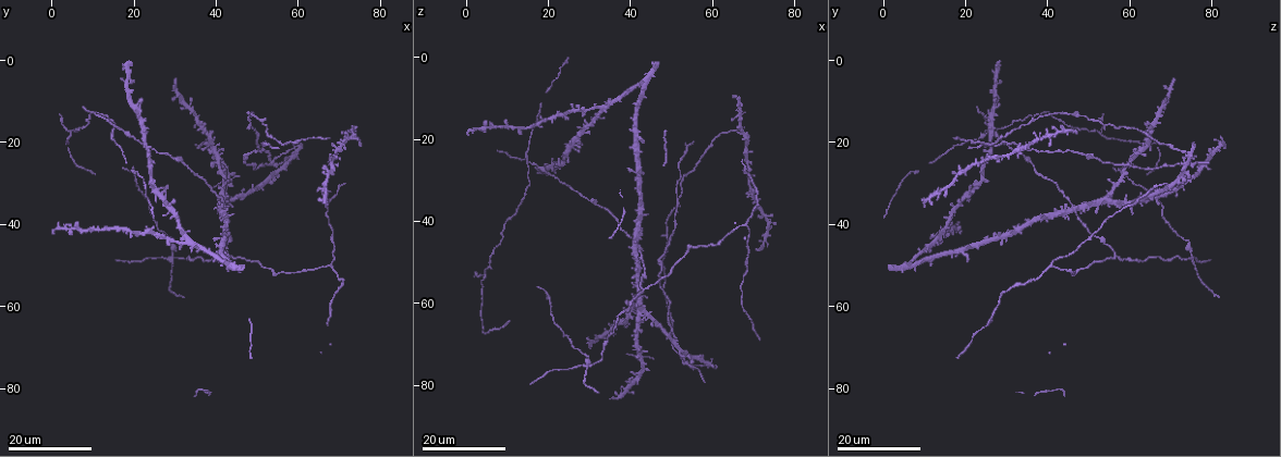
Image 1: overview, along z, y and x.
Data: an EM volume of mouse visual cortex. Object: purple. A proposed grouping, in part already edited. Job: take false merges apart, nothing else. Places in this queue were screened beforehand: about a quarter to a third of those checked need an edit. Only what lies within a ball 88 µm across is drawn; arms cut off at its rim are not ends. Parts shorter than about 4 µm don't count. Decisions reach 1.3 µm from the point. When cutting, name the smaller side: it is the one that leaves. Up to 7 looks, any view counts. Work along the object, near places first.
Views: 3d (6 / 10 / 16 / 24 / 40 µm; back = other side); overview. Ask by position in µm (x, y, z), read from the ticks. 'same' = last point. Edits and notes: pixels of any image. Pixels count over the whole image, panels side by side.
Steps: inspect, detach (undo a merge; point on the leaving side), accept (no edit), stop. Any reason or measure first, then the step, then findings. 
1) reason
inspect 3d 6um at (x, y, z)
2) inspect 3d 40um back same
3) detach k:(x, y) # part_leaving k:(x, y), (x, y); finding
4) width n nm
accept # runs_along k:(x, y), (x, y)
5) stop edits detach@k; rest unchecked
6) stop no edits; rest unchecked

four-way junction
inspect 3d 16um at (67.0, 27.5, 19.0)

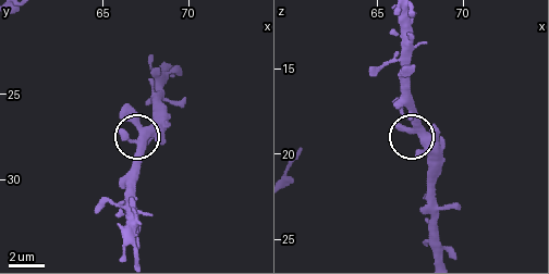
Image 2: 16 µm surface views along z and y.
inspect 3d 6um at (67.5, 27.7, 18.4)

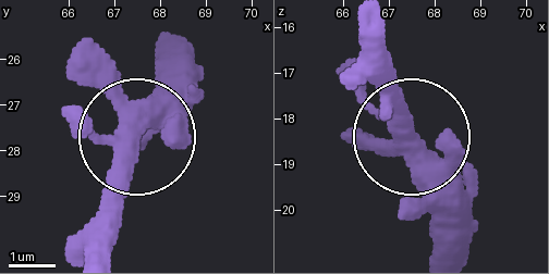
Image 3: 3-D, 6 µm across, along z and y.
arms 4
accept # one neuron here

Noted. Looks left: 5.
branch point
inspect 3d 24um at (68.5, 49.5, 41.0)

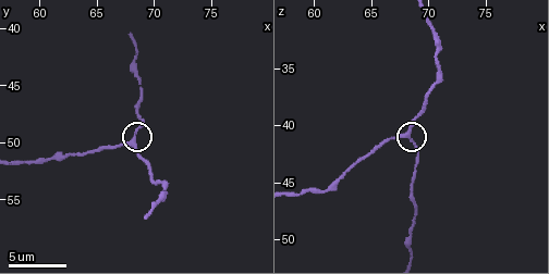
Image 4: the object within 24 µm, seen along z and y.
inspect 3d 10um at (68.2, 49.8, 41.0)

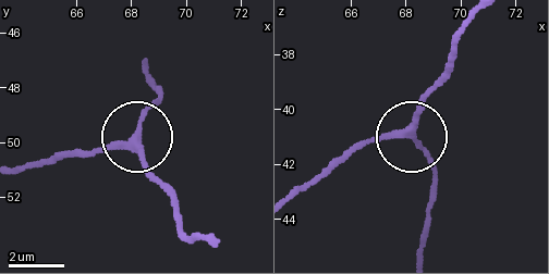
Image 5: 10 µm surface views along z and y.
side_arm 39 um
accept # runs_along 5:(292, 197), (377, 139), (412, 139), (432, 172); all the same neuron

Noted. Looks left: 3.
three arms meet
inspect 3d 16um at (43.0, 48.0, 57.0)

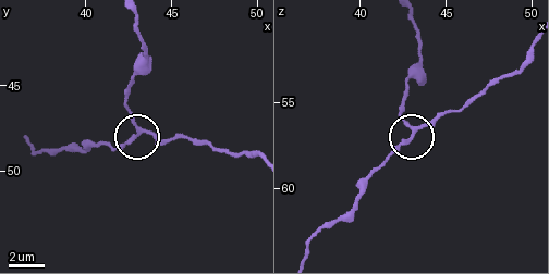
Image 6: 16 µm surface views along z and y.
inspect 3d 6um at (43.3, 47.8, 56.6)

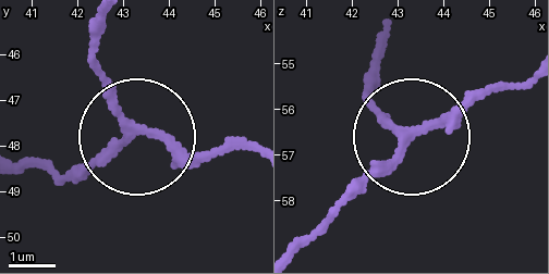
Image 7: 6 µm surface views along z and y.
side_arm 65 um
accept # continuous, no second neuron

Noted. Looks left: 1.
stop no edits; rest unchecked

